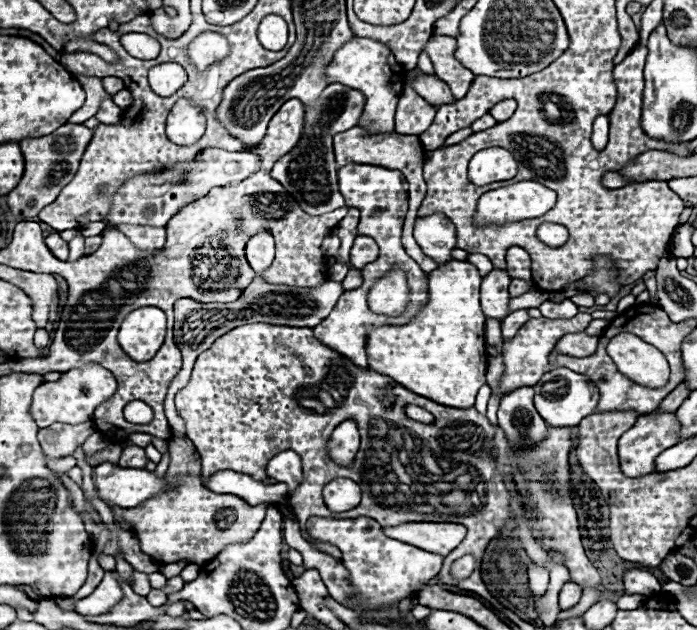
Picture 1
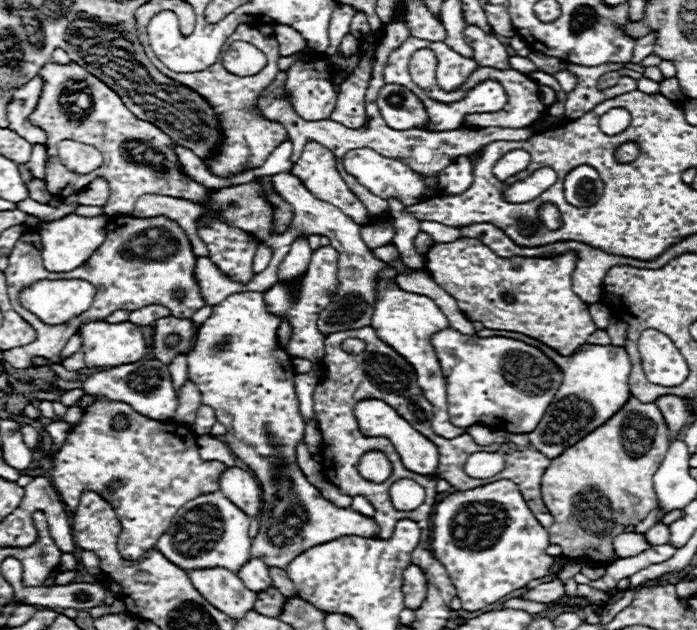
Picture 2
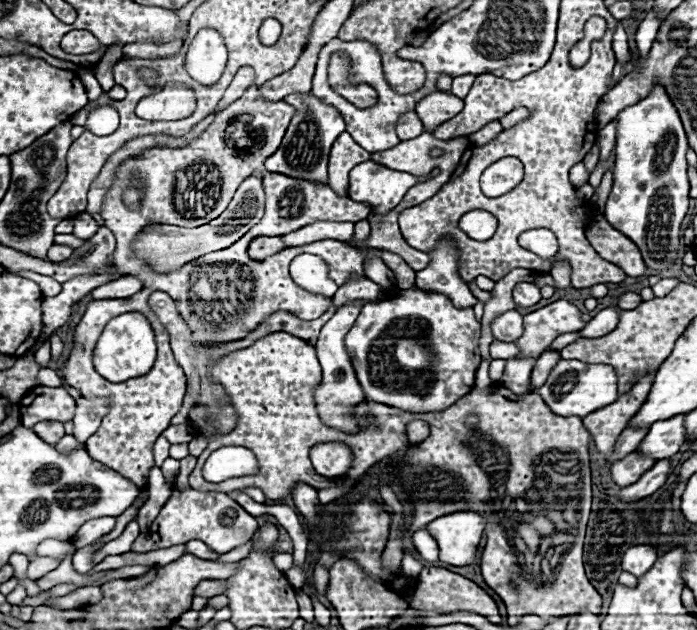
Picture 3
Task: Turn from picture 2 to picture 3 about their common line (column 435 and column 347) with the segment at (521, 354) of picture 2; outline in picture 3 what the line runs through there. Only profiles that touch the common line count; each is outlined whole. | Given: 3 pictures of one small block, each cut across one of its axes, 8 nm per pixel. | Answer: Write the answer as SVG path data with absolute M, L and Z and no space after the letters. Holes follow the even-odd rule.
M408 288L400 290L390 300L366 304L344 342L354 362L358 382L364 388L366 400L396 406L406 412L438 412L458 402L474 388L476 370L482 360L478 344L480 334L482 326L472 308L456 308L448 296L438 292Z

